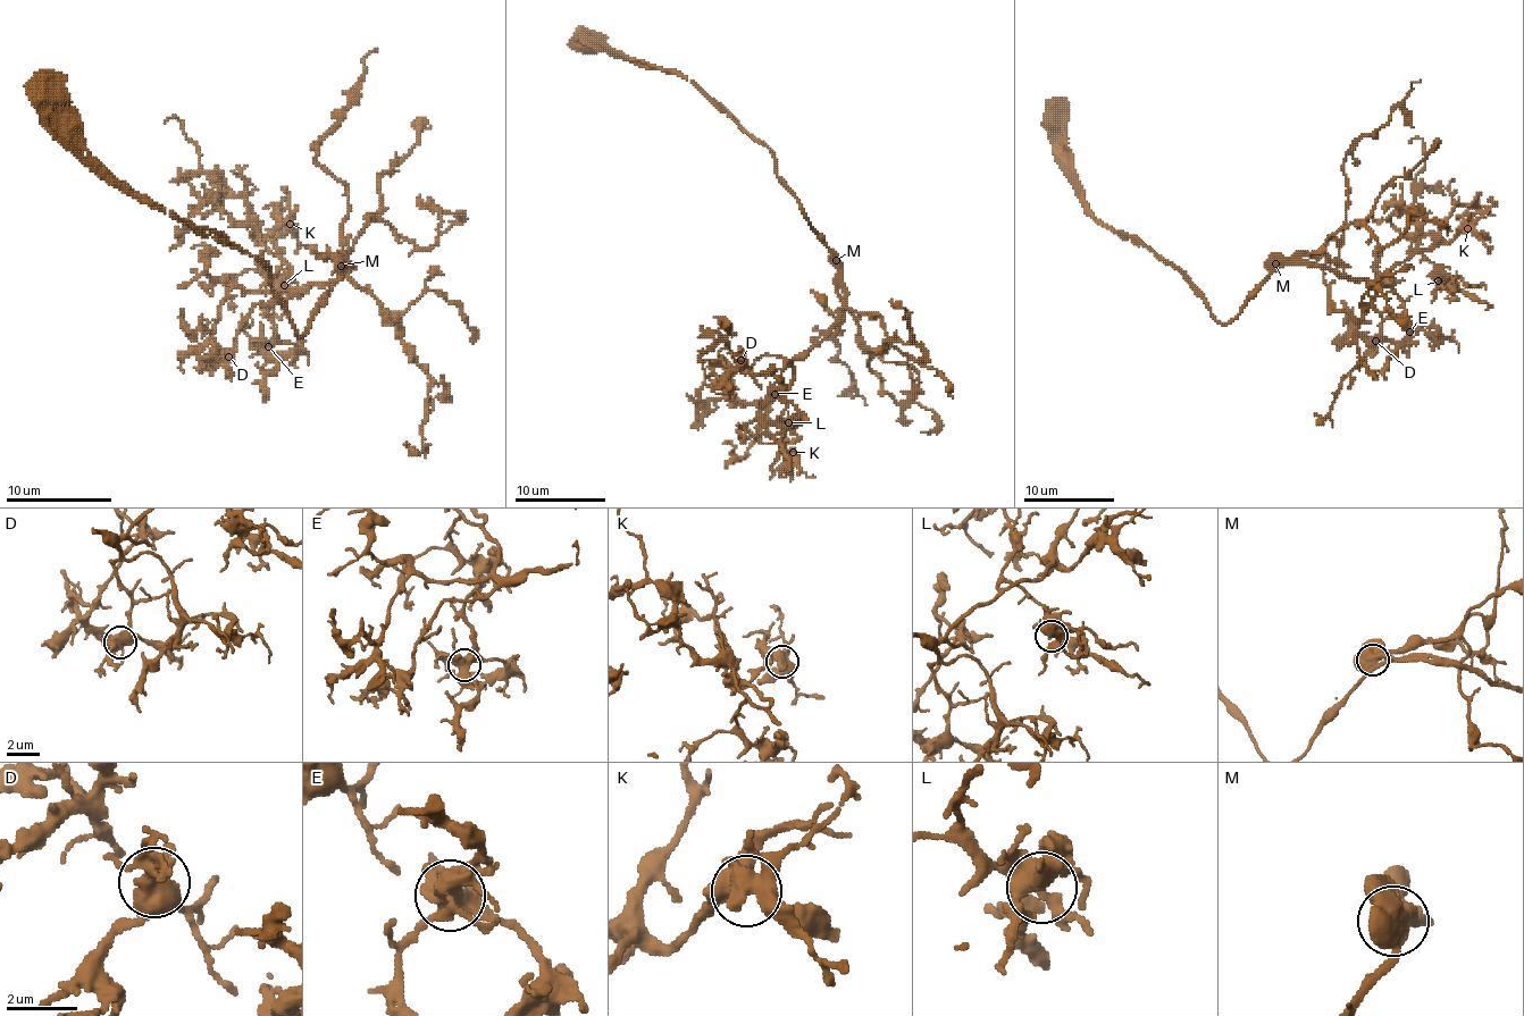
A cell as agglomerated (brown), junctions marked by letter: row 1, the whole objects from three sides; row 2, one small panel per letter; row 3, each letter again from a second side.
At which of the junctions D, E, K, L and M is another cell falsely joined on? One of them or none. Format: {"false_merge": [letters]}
{"false_merge": []}

